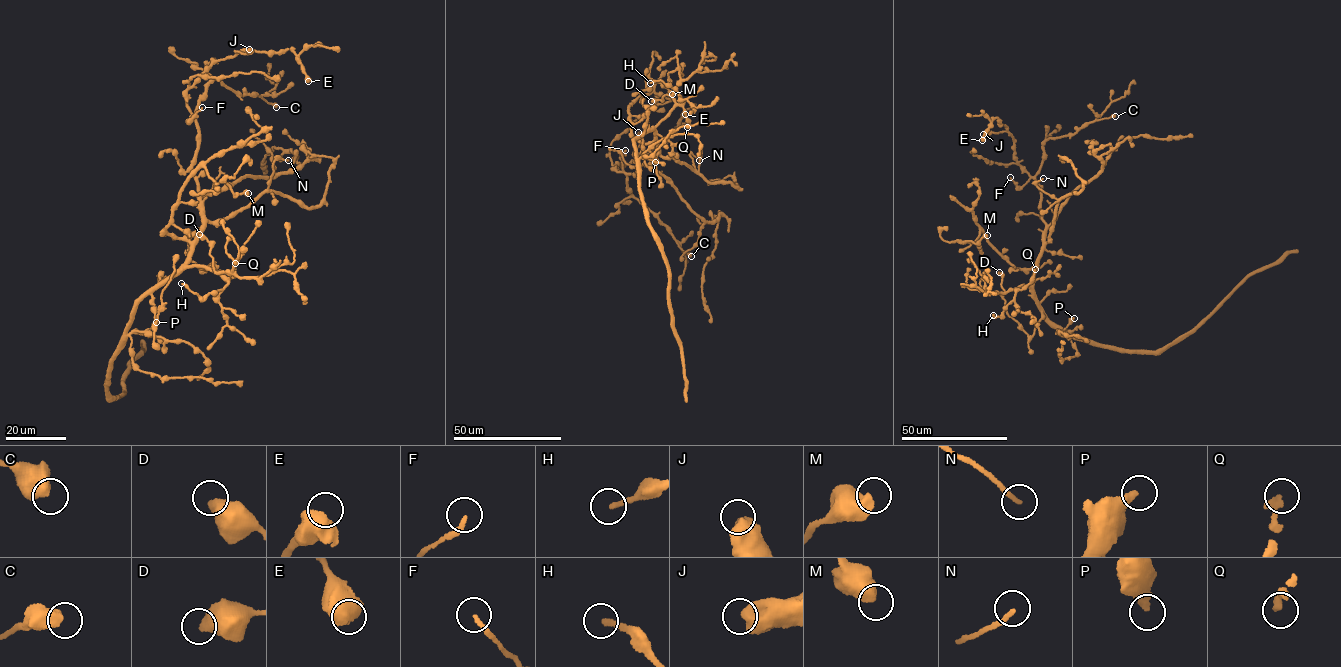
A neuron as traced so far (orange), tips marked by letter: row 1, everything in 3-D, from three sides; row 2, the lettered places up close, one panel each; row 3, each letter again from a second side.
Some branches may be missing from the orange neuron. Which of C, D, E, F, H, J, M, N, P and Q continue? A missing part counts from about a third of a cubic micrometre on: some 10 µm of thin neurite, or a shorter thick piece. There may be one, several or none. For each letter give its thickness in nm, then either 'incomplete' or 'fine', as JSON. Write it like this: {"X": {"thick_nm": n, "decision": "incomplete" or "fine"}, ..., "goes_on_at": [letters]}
{"C": {"thick_nm": 650, "decision": "fine"}, "D": {"thick_nm": 550, "decision": "fine"}, "E": {"thick_nm": 800, "decision": "fine"}, "F": {"thick_nm": 180, "decision": "fine"}, "H": {"thick_nm": 220, "decision": "fine"}, "J": {"thick_nm": 700, "decision": "fine"}, "M": {"thick_nm": 600, "decision": "fine"}, "N": {"thick_nm": 190, "decision": "fine"}, "P": {"thick_nm": 380, "decision": "fine"}, "Q": {"thick_nm": 280, "decision": "incomplete"}, "goes_on_at": ["Q"]}

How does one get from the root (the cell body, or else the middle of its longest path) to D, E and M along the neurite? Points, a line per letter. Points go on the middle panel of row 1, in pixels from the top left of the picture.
D: (642, 135), (675, 105), (666, 94), (662, 99), (651, 101)
E: (642, 135), (654, 132), (654, 158), (632, 175), (617, 171), (616, 163), (628, 164), (667, 142), (685, 114)
M: (642, 135), (652, 130), (655, 136), (647, 143), (633, 136), (628, 107), (647, 79), (672, 94)

